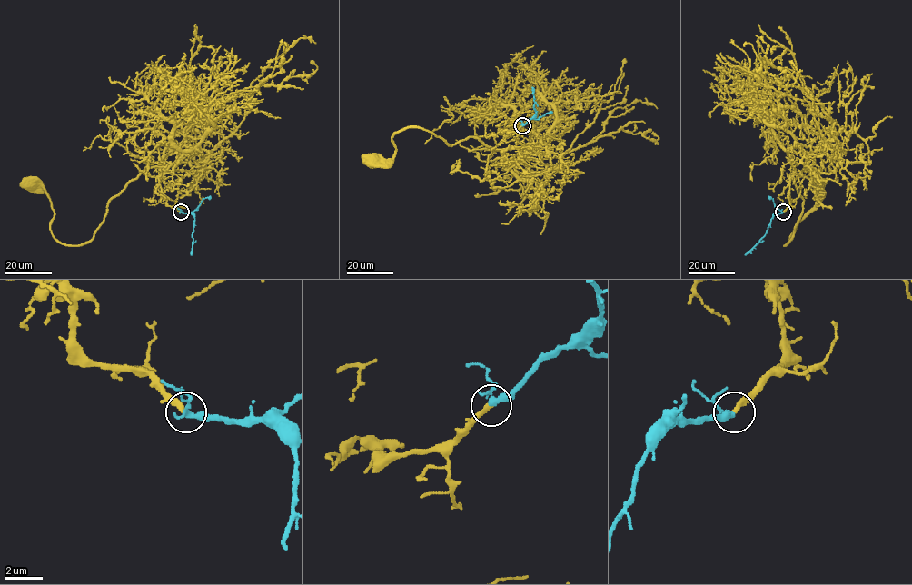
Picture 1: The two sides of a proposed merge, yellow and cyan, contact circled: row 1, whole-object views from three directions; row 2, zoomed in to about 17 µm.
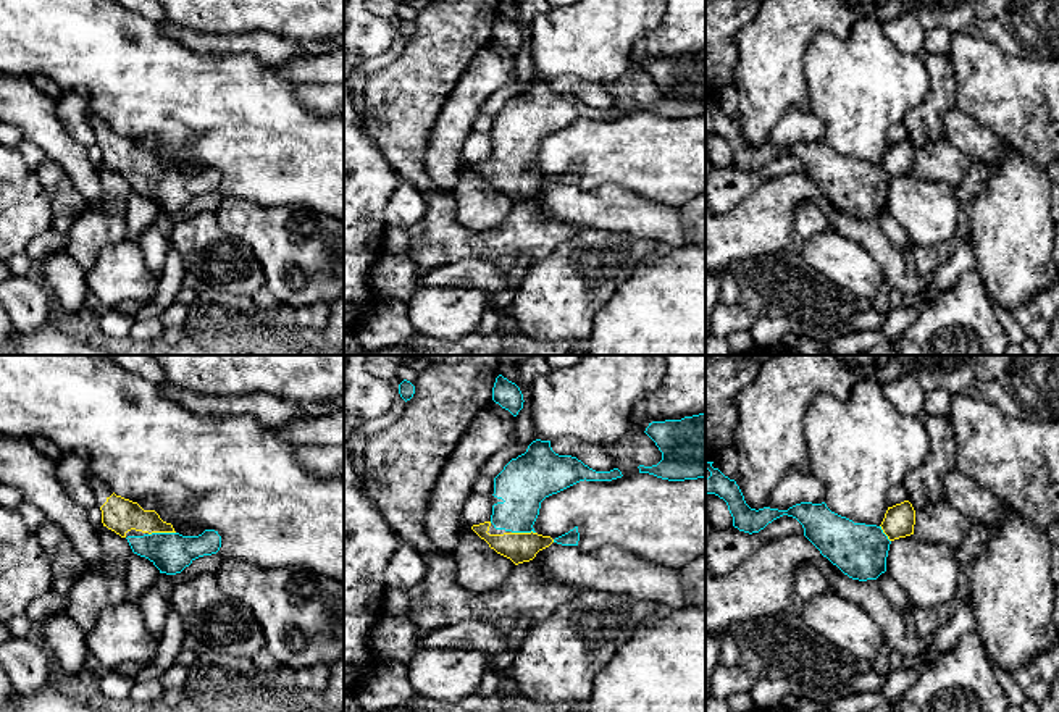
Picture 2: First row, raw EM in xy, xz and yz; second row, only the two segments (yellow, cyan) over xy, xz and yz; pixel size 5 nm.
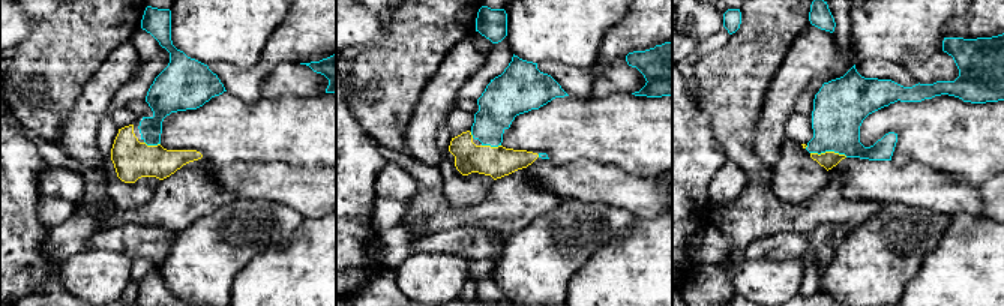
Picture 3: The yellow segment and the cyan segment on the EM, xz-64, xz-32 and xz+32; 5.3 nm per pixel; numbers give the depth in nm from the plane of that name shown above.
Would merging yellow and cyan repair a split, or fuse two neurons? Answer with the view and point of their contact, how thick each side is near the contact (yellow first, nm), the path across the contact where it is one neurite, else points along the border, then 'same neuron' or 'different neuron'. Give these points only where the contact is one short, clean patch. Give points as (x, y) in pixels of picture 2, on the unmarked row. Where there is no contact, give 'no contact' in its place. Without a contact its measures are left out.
contact xy (162, 170); calibres 170 and 200 nm; way xy (118, 152), (147, 159), (162, 170), (162, 181), (171, 191); same neuron

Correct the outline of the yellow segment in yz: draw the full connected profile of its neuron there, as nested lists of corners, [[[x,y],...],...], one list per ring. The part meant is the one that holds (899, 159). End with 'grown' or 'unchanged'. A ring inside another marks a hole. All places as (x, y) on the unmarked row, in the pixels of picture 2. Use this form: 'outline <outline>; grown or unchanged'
outline [[[705,98],[705,131],[723,137],[733,155],[733,165],[744,171],[759,171],[773,158],[788,153],[796,157],[804,174],[852,218],[877,218],[886,210],[889,182],[914,173],[915,149],[909,139],[888,145],[880,165],[854,161],[831,150],[825,140],[801,140],[788,149],[751,147],[735,118],[725,115],[714,100]]]; grown

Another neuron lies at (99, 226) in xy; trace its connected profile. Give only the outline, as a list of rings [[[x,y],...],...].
[[[107,165],[98,166],[102,181],[102,199],[98,205],[89,205],[68,231],[68,255],[89,273],[98,252],[108,245],[119,244],[126,237],[128,200],[132,187]]]

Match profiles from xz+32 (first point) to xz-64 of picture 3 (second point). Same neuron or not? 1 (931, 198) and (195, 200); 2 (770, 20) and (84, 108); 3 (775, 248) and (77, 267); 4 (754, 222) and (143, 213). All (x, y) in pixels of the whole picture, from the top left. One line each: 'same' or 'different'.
1: different
2: different
3: different
4: same

